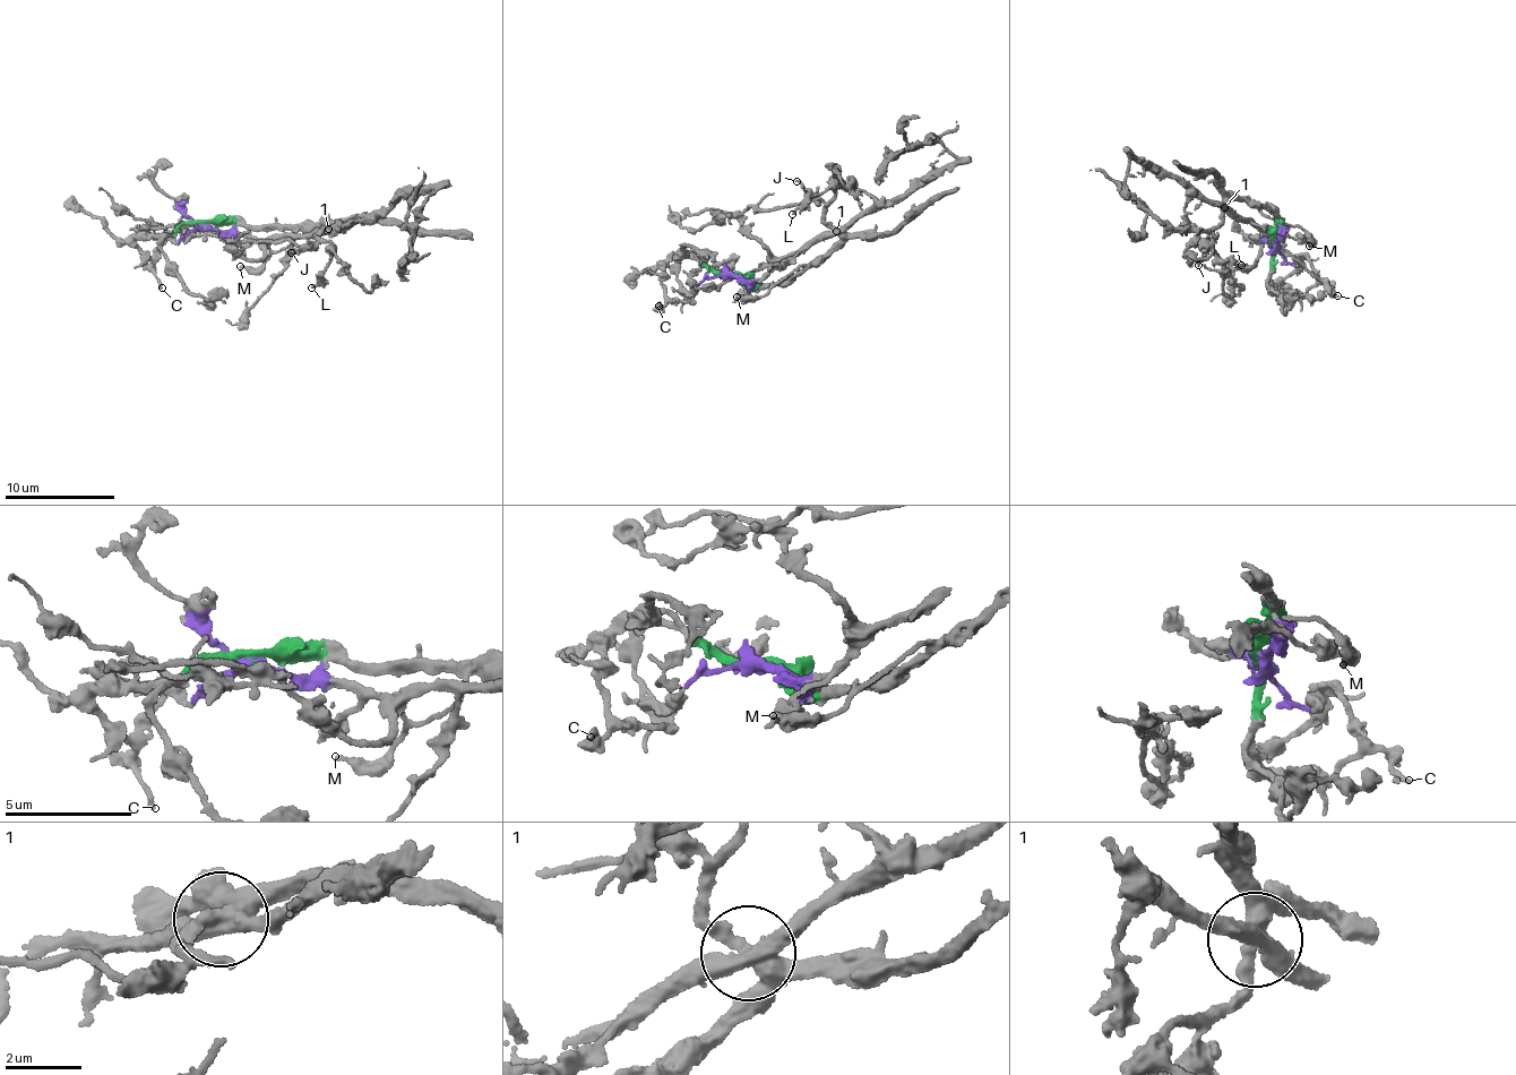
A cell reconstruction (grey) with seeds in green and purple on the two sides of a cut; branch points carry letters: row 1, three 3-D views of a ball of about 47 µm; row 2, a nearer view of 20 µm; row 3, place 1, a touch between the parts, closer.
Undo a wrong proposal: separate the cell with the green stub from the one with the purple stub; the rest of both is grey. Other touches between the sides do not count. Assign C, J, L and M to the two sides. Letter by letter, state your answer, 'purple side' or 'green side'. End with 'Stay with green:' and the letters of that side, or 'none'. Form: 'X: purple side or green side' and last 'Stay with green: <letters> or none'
C: green side
J: green side
L: green side
M: green side
Stay with green: C, J, L, M

